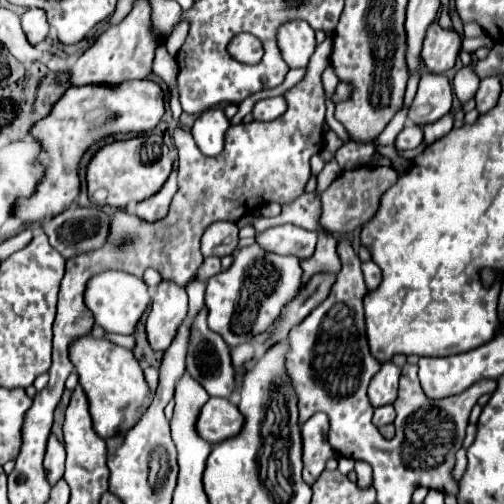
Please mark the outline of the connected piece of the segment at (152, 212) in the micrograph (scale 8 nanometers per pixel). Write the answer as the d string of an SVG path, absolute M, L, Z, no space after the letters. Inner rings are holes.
M173 168L173 172L169 174L167 182L163 184L163 188L159 192L155 192L153 196L137 202L135 214L141 214L149 222L163 218L167 214L167 208L169 208L169 202L171 202L175 190L177 190L177 168Z

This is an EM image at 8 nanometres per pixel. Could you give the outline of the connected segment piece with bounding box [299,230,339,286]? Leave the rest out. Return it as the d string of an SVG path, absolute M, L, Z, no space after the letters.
M321 230L313 256L305 258L305 260L299 260L299 262L301 262L301 270L303 270L301 286L305 286L315 274L323 274L323 272L335 274L339 270L337 240L329 232Z

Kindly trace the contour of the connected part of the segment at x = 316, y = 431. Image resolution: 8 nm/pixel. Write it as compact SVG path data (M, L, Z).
M323 412L313 414L303 426L303 480L311 486L319 474L323 472L327 460L331 458L341 458L339 452L331 450L331 444L327 442L327 426L329 418Z

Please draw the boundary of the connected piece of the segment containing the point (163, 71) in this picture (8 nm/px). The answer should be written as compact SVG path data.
M161 44L157 50L155 50L155 60L153 60L153 72L157 76L161 76L165 82L167 82L167 88L171 92L171 86L173 86L173 80L177 76L177 62L173 56L167 54L165 46Z

